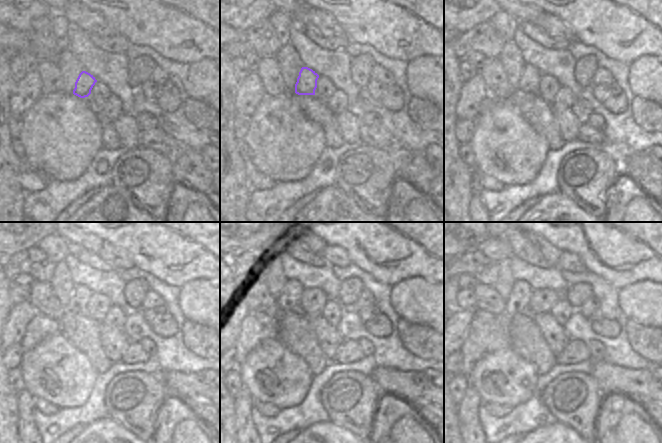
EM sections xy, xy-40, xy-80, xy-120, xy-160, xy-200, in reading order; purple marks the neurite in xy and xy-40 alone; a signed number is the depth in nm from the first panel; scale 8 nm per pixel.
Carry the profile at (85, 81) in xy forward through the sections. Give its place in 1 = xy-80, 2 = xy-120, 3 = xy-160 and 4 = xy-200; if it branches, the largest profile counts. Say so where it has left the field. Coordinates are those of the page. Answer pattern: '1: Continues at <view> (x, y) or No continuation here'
1: Continues at xy-80 (531, 76)
2: Continues at xy-120 (79, 303)
3: Continues at xy-160 (289, 300)
4: Continues at xy-200 (518, 300).

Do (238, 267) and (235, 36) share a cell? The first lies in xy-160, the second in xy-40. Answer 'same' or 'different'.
different

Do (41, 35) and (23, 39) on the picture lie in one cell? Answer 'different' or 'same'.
different

